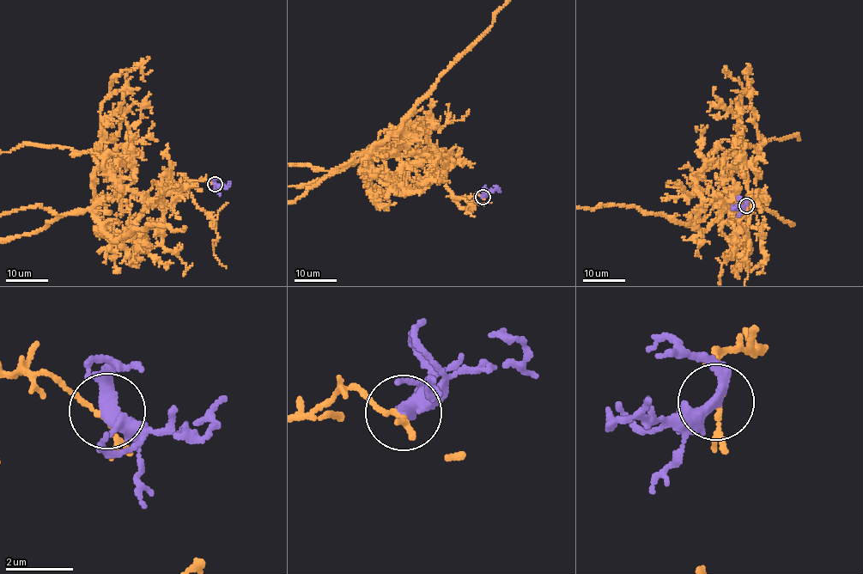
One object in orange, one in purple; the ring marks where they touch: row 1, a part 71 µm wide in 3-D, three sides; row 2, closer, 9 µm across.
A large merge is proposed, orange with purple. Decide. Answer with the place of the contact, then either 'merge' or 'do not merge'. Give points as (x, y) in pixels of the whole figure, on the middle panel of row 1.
(483, 197) | do not merge

